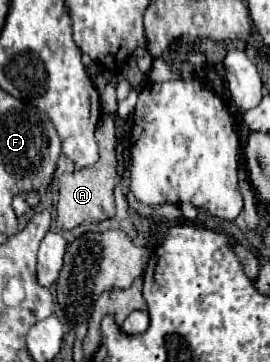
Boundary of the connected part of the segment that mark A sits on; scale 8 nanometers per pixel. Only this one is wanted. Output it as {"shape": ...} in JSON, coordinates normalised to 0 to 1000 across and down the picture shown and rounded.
{"shape":[[[381,323],[359,345],[352,384],[367,395],[367,439],[352,456],[233,478],[226,489],[226,528],[219,528],[219,561],[211,561],[211,622],[219,633],[270,633],[315,610],[359,616],[381,605],[411,605],[426,594],[426,561],[419,561],[419,517],[433,470],[433,373],[426,373],[426,334],[419,323]]]}

